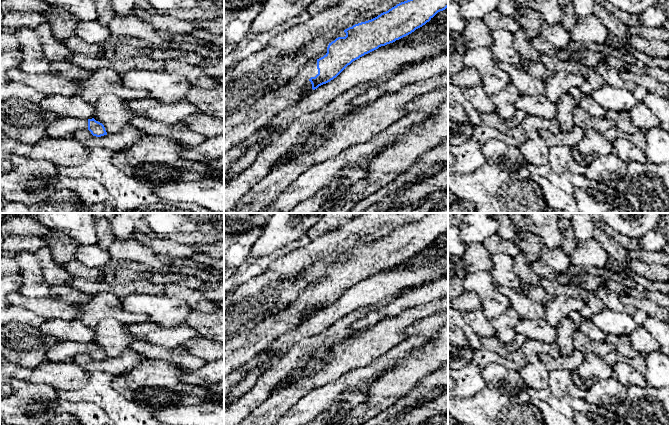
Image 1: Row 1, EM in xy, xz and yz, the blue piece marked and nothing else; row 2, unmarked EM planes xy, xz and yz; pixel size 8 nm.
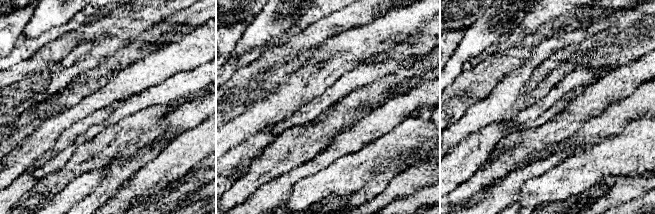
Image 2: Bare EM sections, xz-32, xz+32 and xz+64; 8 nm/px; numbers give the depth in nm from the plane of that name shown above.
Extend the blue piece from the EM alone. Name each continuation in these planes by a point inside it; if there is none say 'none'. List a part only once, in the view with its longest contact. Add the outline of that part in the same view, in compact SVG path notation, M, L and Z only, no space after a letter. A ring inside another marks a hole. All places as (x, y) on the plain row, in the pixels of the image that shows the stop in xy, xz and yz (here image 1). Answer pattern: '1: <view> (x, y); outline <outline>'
1: xz (237, 351); outline M317 283L298 294L297 298L276 314L264 318L251 330L224 344L224 378L257 354L267 349L275 338L292 331L313 315L309 305L318 298Z

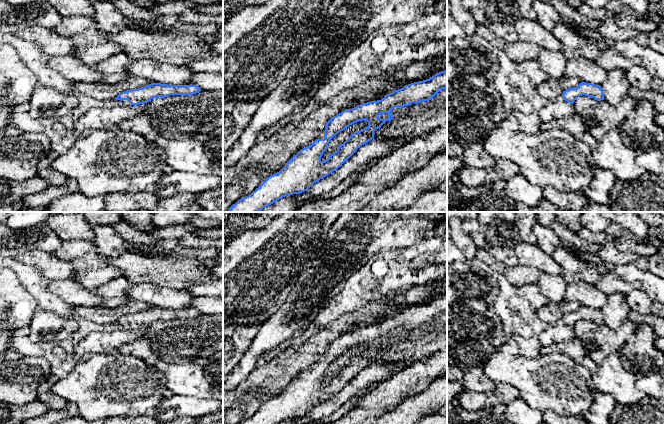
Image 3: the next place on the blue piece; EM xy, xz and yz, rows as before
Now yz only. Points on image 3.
none

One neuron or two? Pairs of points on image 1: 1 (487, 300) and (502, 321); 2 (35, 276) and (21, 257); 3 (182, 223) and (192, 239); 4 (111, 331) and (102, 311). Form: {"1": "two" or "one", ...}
{"1": "two", "2": "one", "3": "two", "4": "two"}

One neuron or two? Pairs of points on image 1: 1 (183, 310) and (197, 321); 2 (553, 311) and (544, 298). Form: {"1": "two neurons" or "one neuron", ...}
{"1": "two neurons", "2": "two neurons"}

